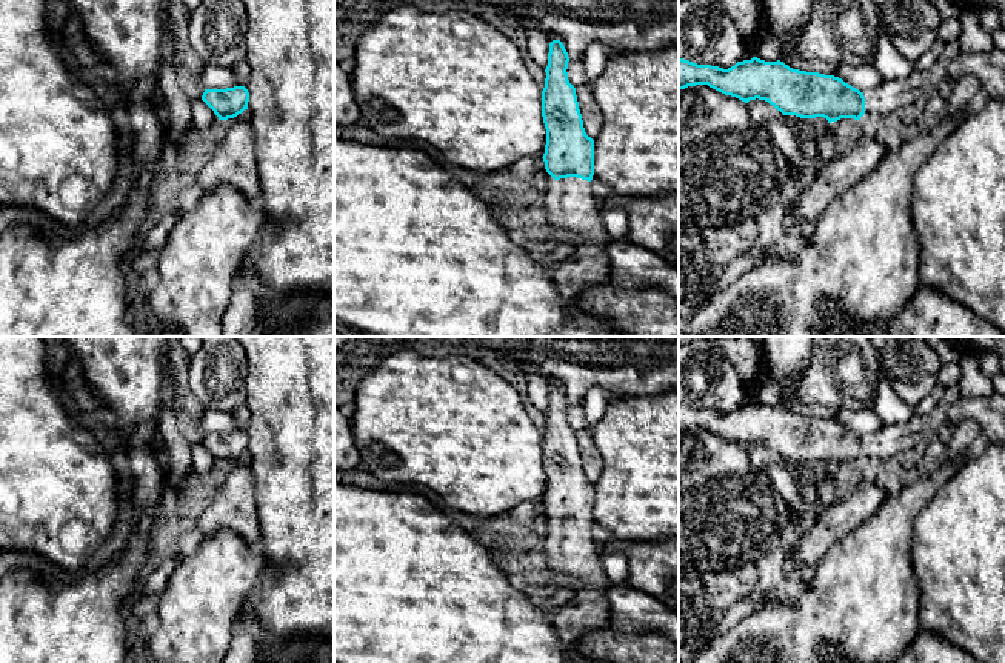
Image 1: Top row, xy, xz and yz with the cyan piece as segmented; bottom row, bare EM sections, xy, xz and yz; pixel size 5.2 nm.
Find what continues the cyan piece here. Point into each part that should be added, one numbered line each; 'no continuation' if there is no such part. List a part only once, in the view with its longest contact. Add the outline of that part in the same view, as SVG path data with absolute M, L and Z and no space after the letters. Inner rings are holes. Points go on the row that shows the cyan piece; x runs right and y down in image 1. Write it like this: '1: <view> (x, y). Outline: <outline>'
1: xz (571, 205). Outline: M577 177L551 180L539 202L548 222L577 243L605 246L611 240L603 225L597 189Z

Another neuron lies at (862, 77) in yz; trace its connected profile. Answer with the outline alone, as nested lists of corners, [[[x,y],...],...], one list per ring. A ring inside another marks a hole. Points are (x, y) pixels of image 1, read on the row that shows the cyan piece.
[[[840,63],[837,75],[860,92],[874,89],[883,83],[882,74],[876,68],[866,65]]]

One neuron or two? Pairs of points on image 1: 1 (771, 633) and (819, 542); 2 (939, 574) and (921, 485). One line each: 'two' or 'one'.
1: two
2: two

